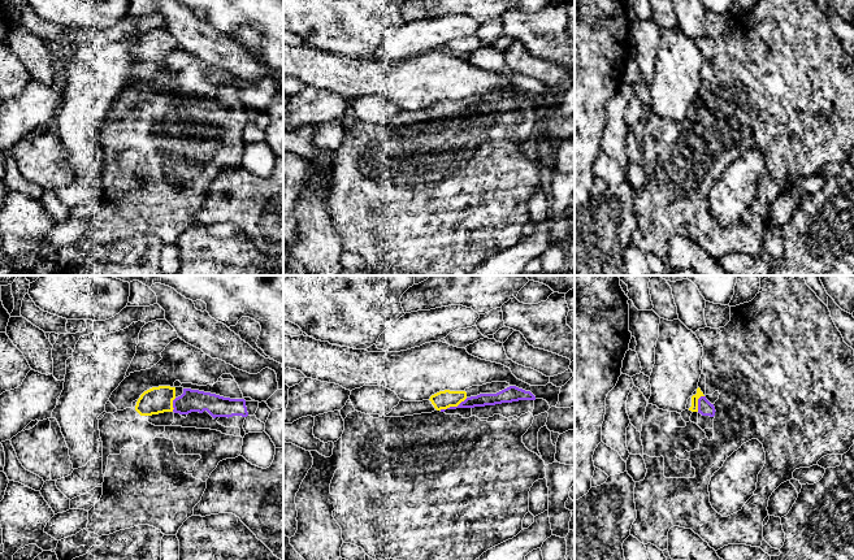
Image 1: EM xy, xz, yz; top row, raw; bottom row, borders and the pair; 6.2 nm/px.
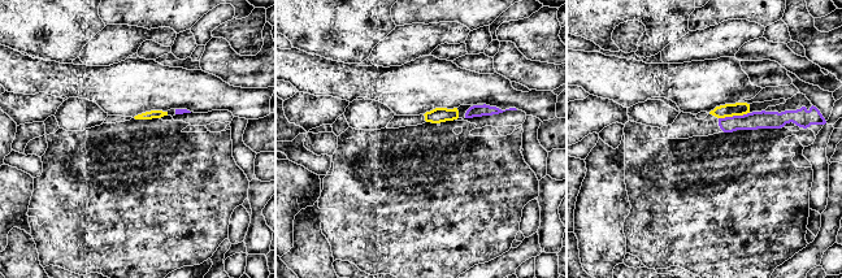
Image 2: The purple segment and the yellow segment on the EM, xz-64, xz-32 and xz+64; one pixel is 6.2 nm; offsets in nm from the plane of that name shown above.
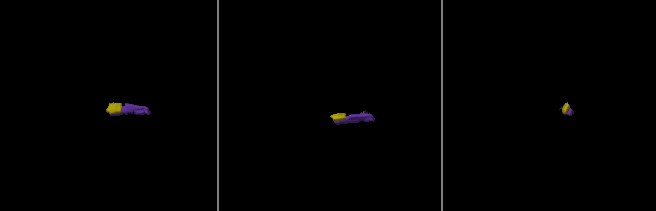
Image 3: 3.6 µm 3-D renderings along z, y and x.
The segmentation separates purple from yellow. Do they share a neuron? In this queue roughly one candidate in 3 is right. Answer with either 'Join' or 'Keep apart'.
Join

